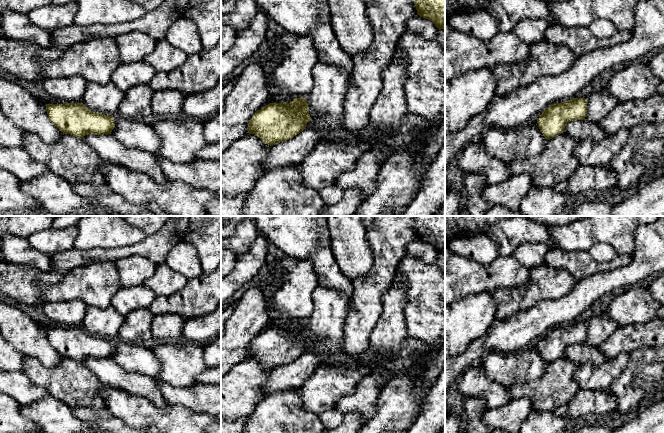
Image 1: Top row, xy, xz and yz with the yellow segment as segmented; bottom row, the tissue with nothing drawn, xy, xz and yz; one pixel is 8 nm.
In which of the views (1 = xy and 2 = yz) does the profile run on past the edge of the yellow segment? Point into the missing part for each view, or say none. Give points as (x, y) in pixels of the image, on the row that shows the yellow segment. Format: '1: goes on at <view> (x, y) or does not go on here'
1: does not go on here
2: does not go on here

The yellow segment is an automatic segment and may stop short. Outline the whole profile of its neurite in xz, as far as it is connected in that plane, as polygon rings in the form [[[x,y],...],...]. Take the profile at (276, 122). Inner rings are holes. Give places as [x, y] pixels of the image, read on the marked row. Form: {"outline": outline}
{"outline": [[[294,98],[290,103],[270,103],[258,110],[250,119],[247,133],[255,134],[264,143],[273,146],[302,132],[310,120],[307,100],[305,98]]]}

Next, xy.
{"outline": [[[81,103],[46,104],[52,123],[63,133],[83,139],[85,135],[111,134],[115,127],[113,116],[95,113]]]}

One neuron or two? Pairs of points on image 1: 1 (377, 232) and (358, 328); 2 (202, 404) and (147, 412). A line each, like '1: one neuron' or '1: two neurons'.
1: one neuron
2: two neurons

